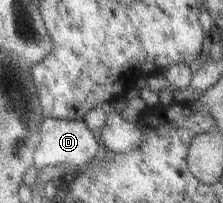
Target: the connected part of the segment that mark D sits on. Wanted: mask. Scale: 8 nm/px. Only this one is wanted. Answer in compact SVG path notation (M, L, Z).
M45 117L39 123L36 148L34 148L34 161L32 170L39 171L46 167L82 167L88 159L92 159L99 149L94 135L83 120L61 120Z

